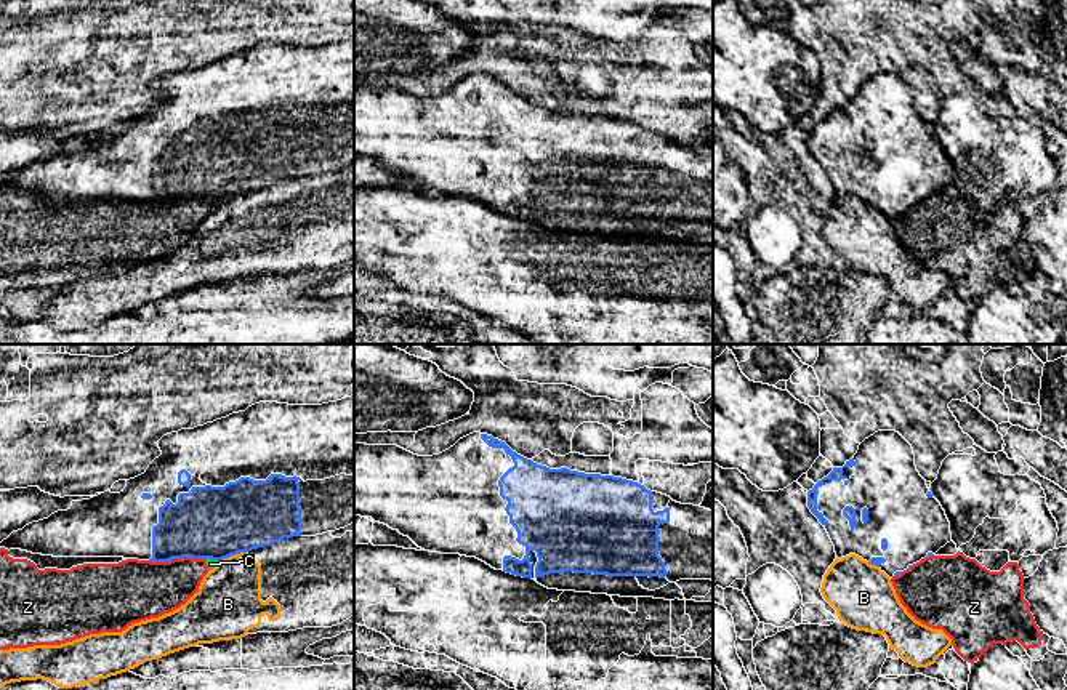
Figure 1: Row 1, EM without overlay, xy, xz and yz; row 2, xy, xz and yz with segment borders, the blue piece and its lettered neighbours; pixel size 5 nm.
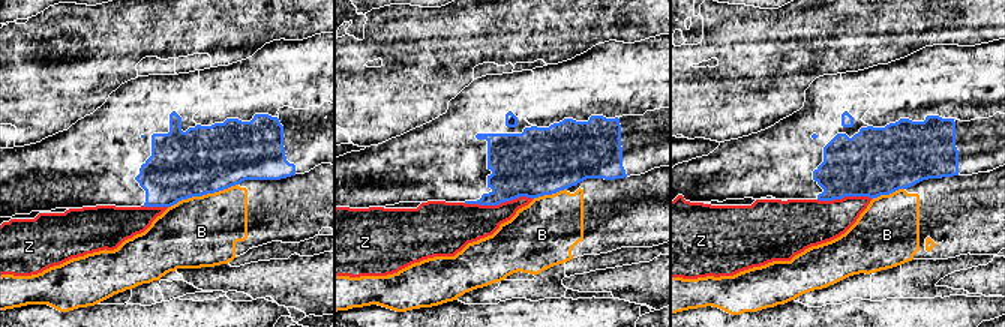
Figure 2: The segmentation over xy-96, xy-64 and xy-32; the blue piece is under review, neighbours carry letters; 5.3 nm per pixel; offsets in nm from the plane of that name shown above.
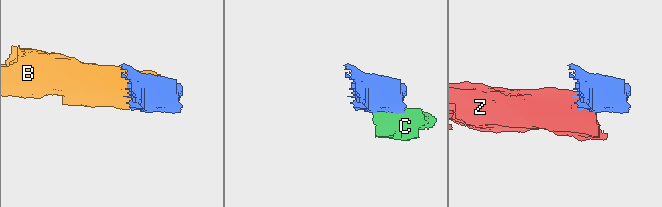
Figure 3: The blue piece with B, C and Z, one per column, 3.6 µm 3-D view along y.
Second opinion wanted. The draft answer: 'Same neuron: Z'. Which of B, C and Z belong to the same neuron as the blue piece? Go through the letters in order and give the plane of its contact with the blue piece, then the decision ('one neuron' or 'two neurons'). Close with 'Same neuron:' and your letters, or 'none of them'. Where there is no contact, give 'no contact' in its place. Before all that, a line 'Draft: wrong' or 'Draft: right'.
Draft: wrong
B: meets blue in xy; two neurons
C: meets blue in xy; two neurons
Z: meets blue in xy; two neurons
Same neuron: none of them

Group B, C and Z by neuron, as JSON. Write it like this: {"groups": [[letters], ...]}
{"groups": [["B"], ["C", "Z"]]}

